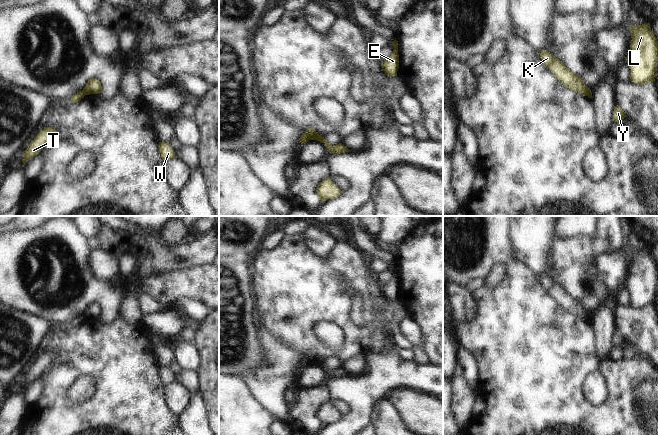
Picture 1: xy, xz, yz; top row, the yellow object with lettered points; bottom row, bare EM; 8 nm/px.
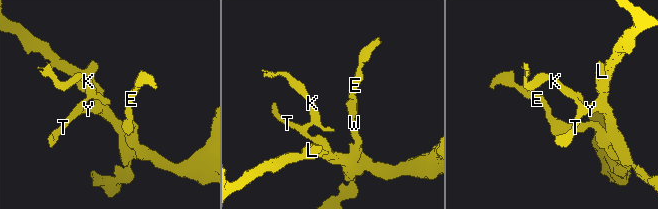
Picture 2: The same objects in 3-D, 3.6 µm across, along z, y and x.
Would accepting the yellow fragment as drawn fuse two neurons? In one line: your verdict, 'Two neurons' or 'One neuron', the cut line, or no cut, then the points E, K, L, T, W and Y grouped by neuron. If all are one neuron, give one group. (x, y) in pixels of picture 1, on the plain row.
Two neurons. Split along xz (303, 357), (310, 363). Groups: E L T W Y / K.

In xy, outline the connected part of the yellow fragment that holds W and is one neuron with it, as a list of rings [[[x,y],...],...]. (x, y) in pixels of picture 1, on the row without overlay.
[[[159,366],[159,377],[165,386],[175,381],[175,376],[169,366]]]

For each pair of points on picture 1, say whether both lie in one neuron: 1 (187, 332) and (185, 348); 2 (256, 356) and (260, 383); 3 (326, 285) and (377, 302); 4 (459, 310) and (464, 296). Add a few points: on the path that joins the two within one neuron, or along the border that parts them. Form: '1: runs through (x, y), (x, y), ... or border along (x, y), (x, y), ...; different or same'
1: border along (179, 336), (193, 343); different
2: border along (260, 343), (263, 361), (257, 367), (239, 376); different
3: border along (371, 276), (371, 324); different
4: runs through (461, 307), (461, 299); same

